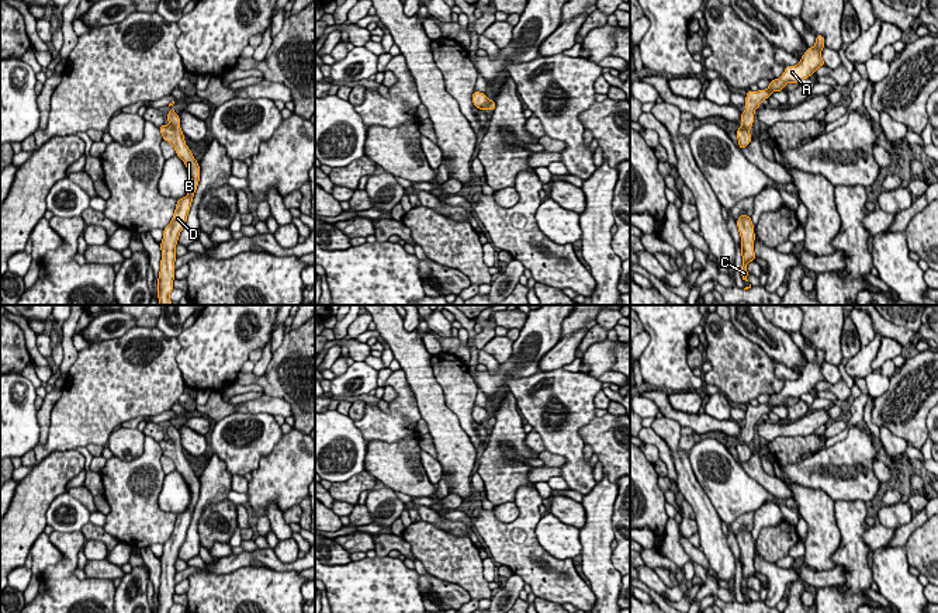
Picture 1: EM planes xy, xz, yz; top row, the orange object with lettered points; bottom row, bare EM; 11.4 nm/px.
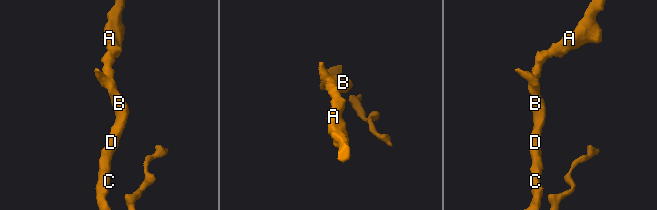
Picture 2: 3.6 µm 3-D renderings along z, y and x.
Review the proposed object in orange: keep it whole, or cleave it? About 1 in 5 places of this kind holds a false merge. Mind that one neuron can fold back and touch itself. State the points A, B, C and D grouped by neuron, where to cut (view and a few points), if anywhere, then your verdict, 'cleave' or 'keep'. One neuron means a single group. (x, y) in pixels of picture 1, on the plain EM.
A B C D; no cut; keep

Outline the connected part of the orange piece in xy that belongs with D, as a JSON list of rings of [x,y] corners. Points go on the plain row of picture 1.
[[[172,423],[166,433],[170,440],[167,441],[163,439],[159,441],[159,446],[163,451],[163,456],[167,456],[174,463],[176,470],[184,477],[190,488],[191,501],[187,510],[177,515],[173,533],[170,538],[163,544],[163,554],[160,557],[162,575],[158,593],[158,613],[169,613],[170,607],[174,605],[174,576],[177,572],[176,560],[179,557],[180,547],[186,540],[193,512],[200,498],[200,479],[186,460],[184,449],[180,443],[179,429]]]

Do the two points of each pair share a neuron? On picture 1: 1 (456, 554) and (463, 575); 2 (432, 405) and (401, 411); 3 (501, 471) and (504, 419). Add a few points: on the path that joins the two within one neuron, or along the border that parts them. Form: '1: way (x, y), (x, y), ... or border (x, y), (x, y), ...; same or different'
1: way (456, 560), (463, 570); same
2: border (405, 377), (422, 418); different
3: way (495, 459), (495, 440), (504, 432); same

